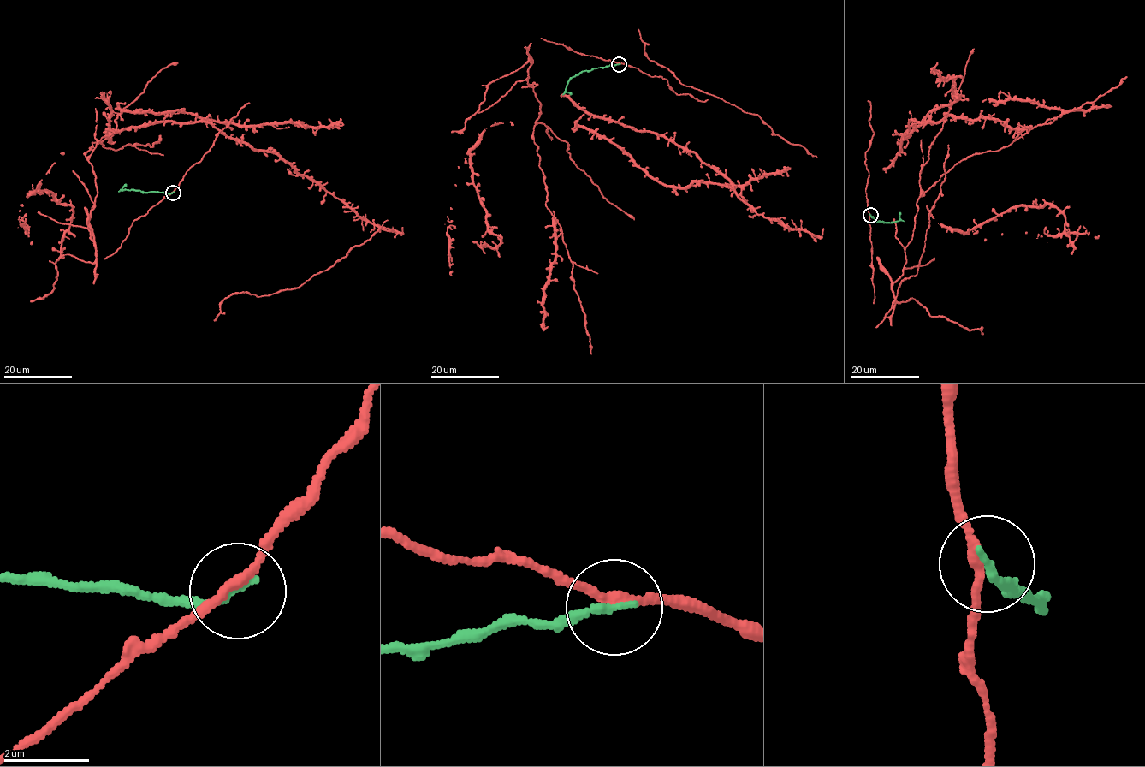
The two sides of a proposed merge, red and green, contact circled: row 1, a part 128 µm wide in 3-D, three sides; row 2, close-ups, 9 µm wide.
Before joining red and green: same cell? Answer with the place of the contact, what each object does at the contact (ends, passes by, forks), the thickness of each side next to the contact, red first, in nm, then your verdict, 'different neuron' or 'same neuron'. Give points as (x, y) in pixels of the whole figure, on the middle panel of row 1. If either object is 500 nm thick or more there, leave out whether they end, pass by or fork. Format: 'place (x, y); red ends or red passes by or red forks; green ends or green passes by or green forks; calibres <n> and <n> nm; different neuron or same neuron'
place (619, 64); red passes by; green ends; calibres 200 and 200 nm; different neuron

